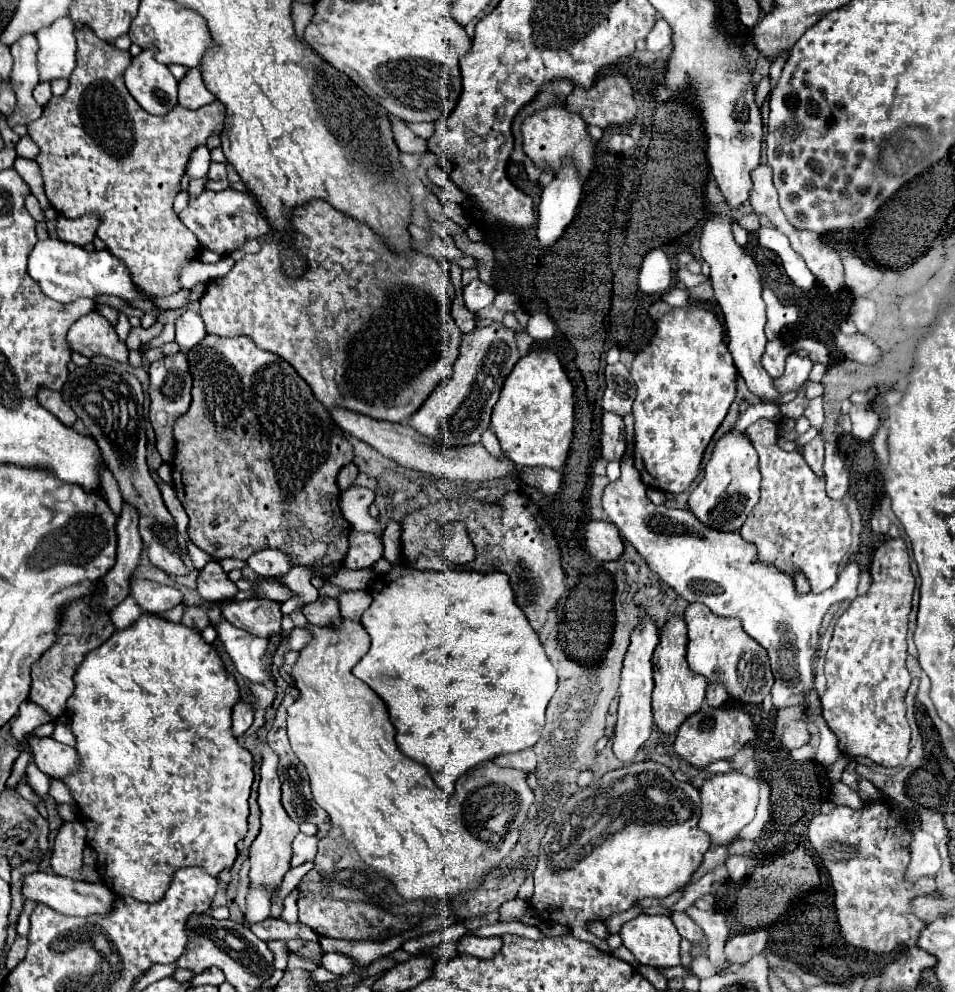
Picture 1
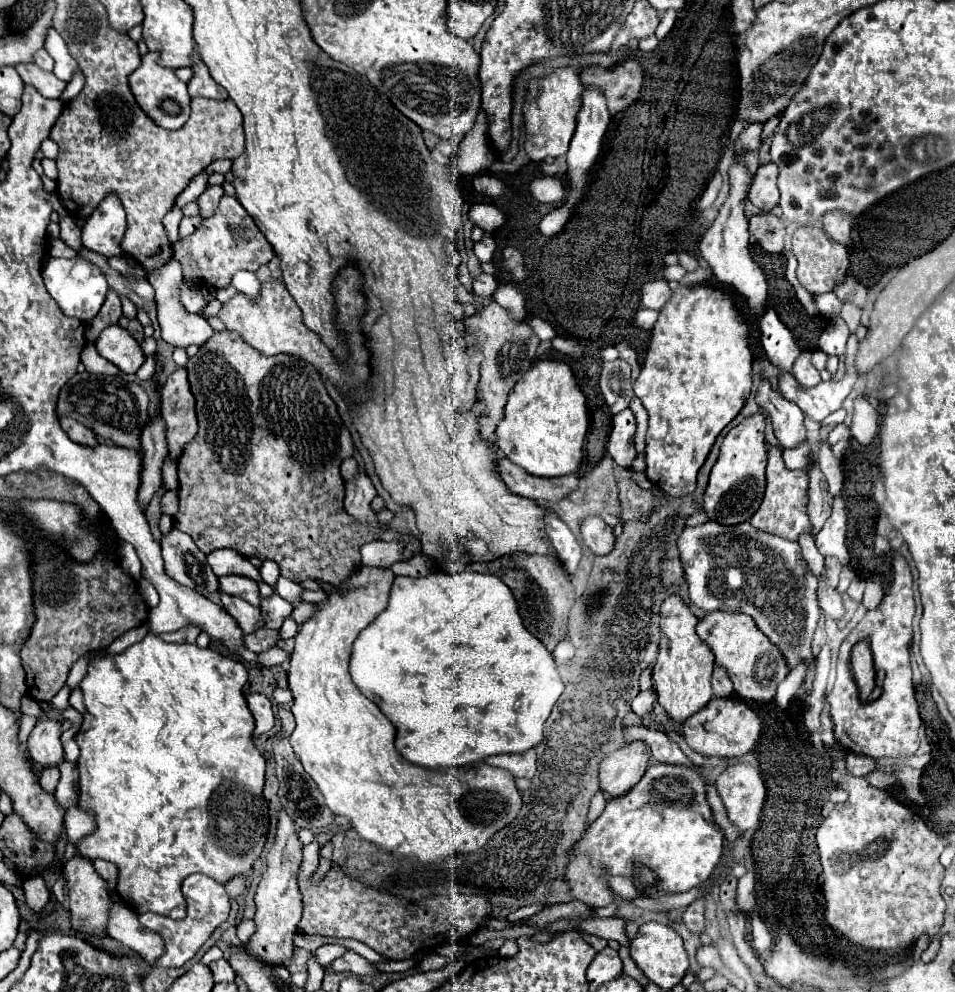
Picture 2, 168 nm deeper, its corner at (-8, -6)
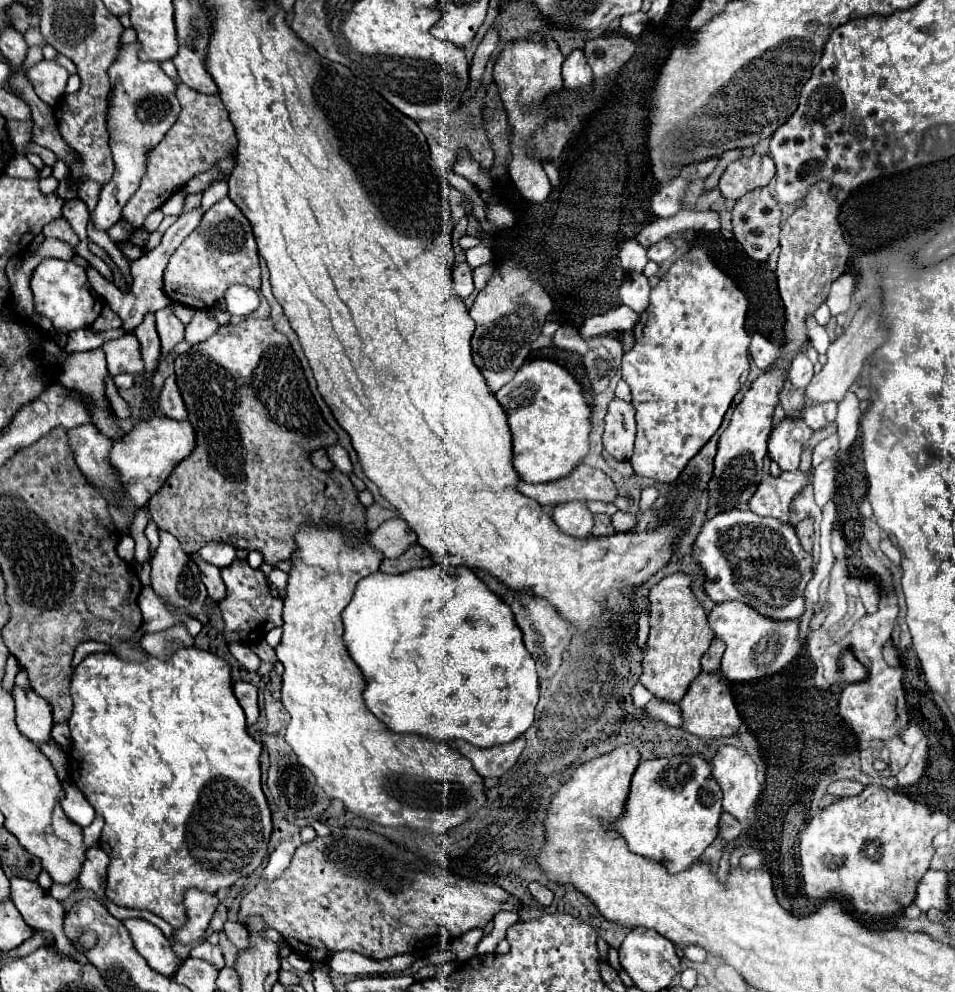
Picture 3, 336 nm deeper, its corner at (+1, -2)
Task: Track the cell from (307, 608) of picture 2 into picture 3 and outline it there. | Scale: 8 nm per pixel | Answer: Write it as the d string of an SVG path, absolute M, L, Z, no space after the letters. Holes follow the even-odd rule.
M235 560L229 566L221 568L221 578L227 586L225 598L219 602L219 610L225 620L223 636L225 636L227 644L233 644L233 642L251 644L257 638L259 640L265 638L265 634L269 630L283 624L283 618L281 618L283 602L281 602L281 598L273 598L269 594L269 582L261 570L251 568L247 564L247 560Z

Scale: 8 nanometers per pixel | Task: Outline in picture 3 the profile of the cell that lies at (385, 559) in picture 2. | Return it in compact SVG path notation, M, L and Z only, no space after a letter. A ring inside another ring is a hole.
M391 518L385 520L371 536L369 542L385 554L385 558L397 558L401 556L413 542L417 540L417 534L407 526L403 518Z

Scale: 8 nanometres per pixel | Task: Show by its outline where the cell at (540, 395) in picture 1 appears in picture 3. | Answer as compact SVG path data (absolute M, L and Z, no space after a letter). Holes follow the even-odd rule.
M529 360L515 378L505 384L495 398L503 406L511 434L515 468L521 480L529 484L555 482L569 476L589 452L591 408L583 396L581 384L559 364L551 360Z

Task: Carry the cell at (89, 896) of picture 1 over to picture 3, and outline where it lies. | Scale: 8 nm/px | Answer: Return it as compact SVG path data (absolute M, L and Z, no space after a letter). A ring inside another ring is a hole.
M133 918L123 922L131 934L131 940L137 952L147 960L147 964L163 976L175 976L181 968L183 960L173 952L171 942L163 936L163 932L147 920Z

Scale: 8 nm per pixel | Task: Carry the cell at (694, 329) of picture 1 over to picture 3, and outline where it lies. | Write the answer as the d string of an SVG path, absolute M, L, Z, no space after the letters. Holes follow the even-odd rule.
M693 246L683 258L675 260L651 290L649 308L639 314L633 330L635 346L623 356L623 378L631 386L633 406L637 410L637 438L631 456L635 474L657 482L673 482L685 468L685 462L719 430L733 396L749 374L751 336L745 330L747 306L747 296L711 262L703 246Z

